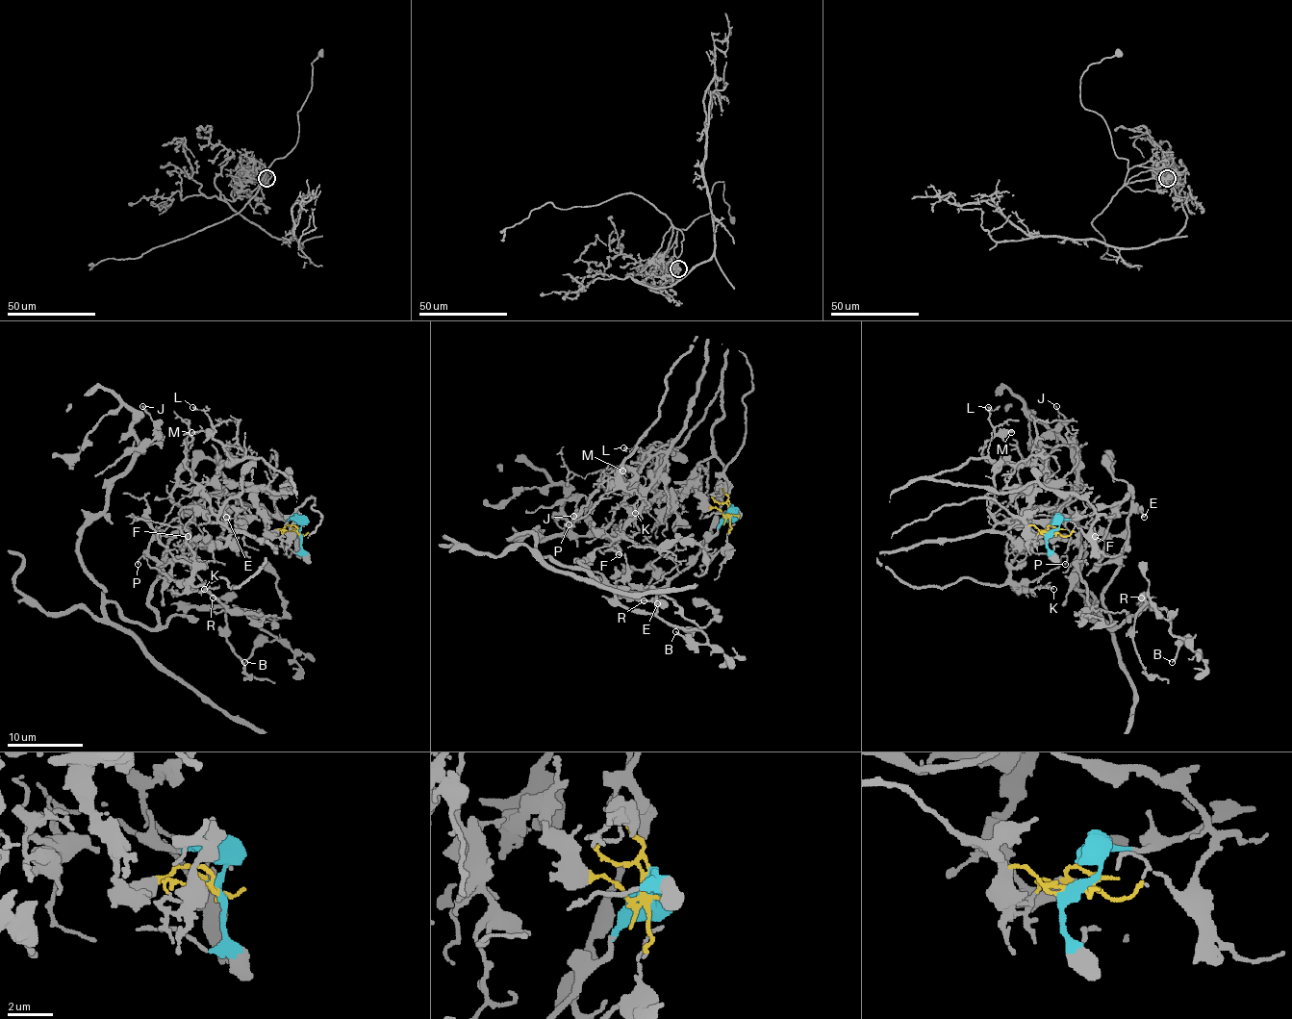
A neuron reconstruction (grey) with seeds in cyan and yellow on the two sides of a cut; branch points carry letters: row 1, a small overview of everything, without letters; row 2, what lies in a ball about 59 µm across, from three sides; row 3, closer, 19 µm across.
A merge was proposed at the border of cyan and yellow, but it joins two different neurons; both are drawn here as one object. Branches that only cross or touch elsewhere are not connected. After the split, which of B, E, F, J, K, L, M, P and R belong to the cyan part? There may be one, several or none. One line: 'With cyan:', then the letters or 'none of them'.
With cyan: B, E, J, R

